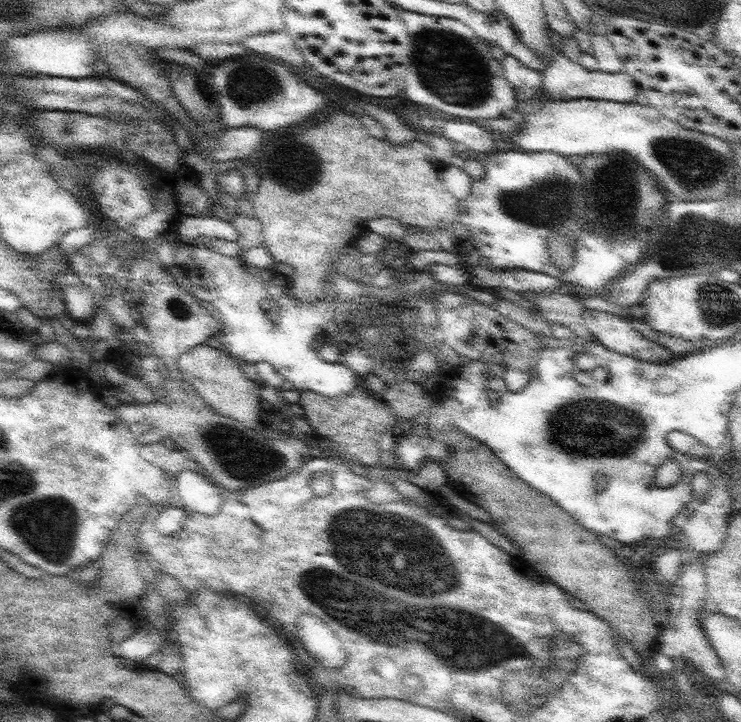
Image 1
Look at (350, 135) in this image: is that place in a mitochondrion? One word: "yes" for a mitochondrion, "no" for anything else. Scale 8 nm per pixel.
no

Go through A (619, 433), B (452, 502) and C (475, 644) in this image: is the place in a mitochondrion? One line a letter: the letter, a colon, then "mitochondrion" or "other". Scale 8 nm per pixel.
A: mitochondrion
B: other
C: mitochondrion

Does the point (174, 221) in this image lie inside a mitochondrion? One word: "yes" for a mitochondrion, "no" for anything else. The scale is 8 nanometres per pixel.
no

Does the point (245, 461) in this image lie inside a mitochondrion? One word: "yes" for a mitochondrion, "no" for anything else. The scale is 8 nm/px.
yes

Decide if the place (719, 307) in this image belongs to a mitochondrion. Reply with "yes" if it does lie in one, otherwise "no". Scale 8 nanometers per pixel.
yes

